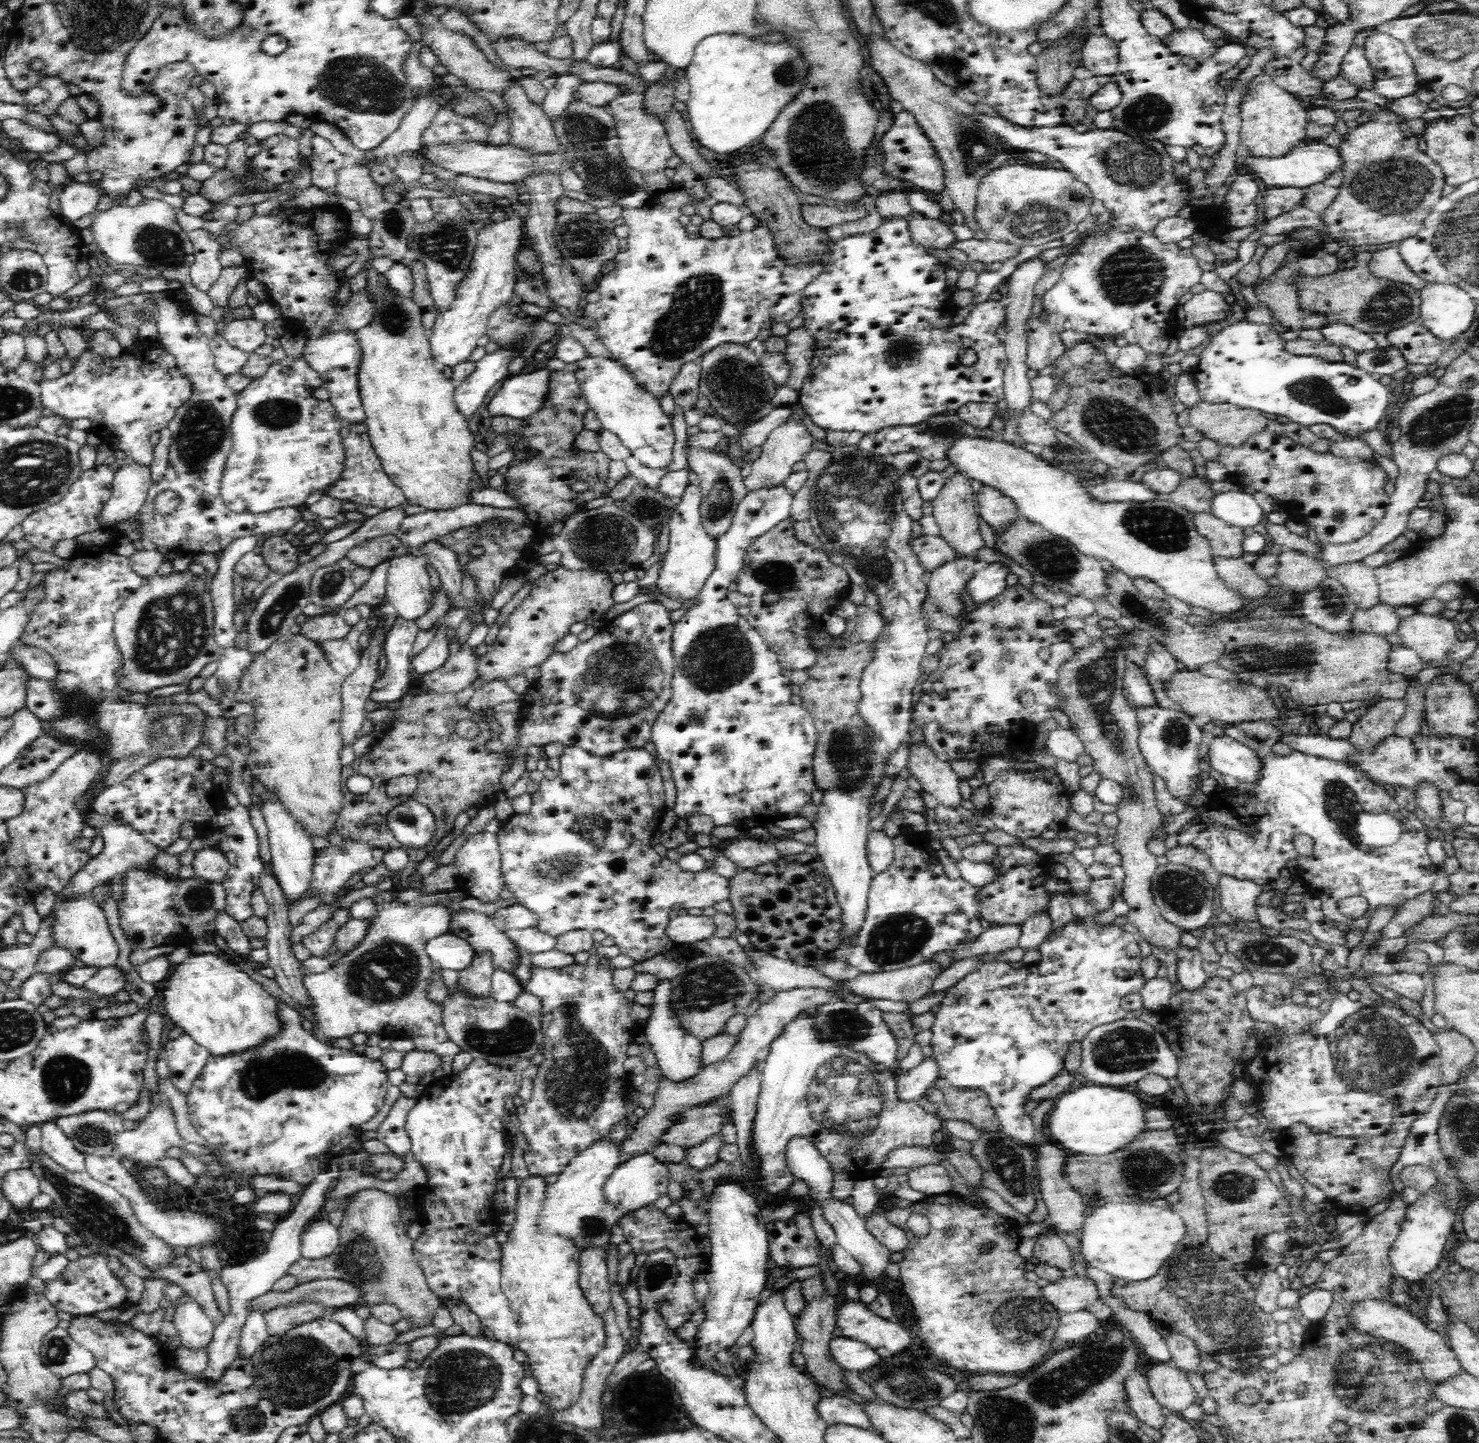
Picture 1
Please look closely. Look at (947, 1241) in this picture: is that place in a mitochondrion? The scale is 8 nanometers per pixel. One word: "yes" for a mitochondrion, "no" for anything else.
no

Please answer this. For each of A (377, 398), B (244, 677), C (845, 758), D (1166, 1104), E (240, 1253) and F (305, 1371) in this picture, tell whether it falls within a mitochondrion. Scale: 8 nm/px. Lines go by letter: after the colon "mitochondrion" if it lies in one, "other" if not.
A: other
B: other
C: mitochondrion
D: other
E: other
F: mitochondrion

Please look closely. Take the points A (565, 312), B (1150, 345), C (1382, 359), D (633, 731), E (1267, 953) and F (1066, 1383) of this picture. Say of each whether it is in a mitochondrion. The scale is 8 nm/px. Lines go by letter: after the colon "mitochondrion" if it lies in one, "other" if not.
A: other
B: other
C: mitochondrion
D: other
E: mitochondrion
F: mitochondrion

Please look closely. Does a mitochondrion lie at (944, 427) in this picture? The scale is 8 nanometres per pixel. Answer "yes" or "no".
yes

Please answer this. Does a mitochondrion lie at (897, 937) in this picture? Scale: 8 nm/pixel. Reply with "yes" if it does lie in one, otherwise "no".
yes

